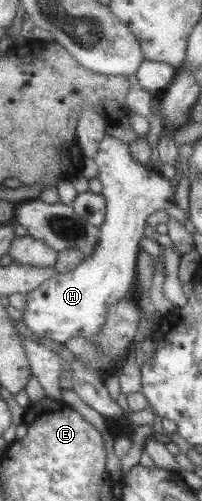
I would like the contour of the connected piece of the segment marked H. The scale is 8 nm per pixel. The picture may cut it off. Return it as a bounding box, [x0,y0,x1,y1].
[22,135,186,343]

